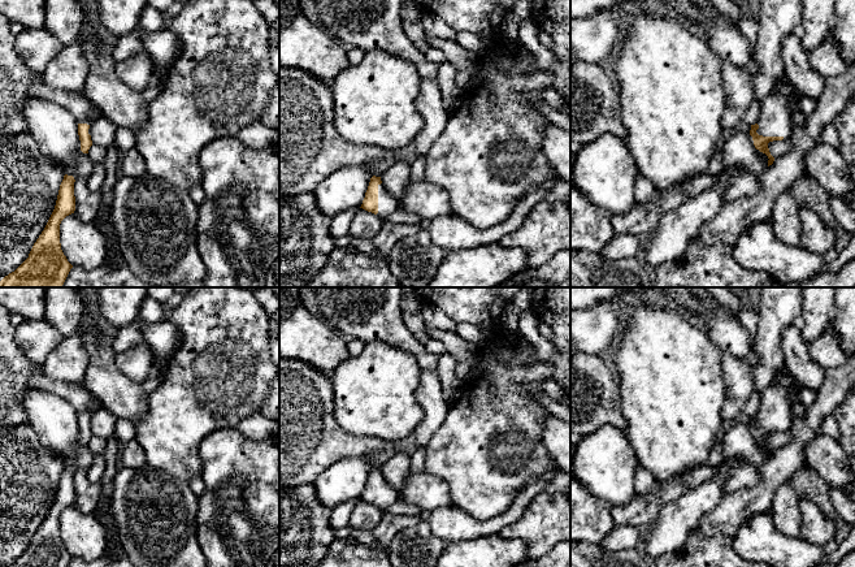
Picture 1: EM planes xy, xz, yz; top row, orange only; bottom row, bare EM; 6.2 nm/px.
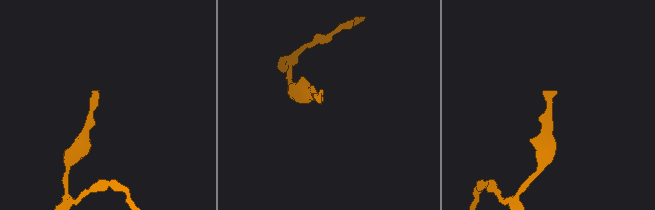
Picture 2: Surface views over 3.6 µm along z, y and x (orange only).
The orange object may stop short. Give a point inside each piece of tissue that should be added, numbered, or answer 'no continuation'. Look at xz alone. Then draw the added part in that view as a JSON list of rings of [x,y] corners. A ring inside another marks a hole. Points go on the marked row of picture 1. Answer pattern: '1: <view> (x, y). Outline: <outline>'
1: xz (387, 204). Outline: [[[378,185],[378,213],[381,218],[386,218],[398,208],[398,200],[383,187]]]

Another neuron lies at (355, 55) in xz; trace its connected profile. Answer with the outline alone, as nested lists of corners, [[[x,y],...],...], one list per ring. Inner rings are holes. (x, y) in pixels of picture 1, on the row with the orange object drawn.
[[[351,47],[348,48],[347,52],[347,60],[350,65],[357,65],[361,62],[361,60],[364,59],[366,51],[357,48],[357,47]]]

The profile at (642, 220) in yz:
[[[700,174],[681,185],[667,190],[655,191],[652,198],[644,204],[635,204],[632,211],[624,216],[612,215],[611,224],[616,234],[632,234],[637,237],[648,237],[656,228],[660,218],[687,200],[709,190],[717,182],[719,176]]]

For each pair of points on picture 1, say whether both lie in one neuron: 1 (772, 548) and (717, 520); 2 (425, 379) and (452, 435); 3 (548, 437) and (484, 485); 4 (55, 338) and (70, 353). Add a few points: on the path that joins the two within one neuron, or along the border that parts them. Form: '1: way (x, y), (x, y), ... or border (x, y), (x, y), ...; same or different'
1: border (763, 513), (752, 515), (732, 536); different
2: border (450, 402), (445, 420), (426, 444); different
3: border (547, 414), (543, 421), (541, 444), (556, 463); different
4: border (64, 337), (43, 366); different

